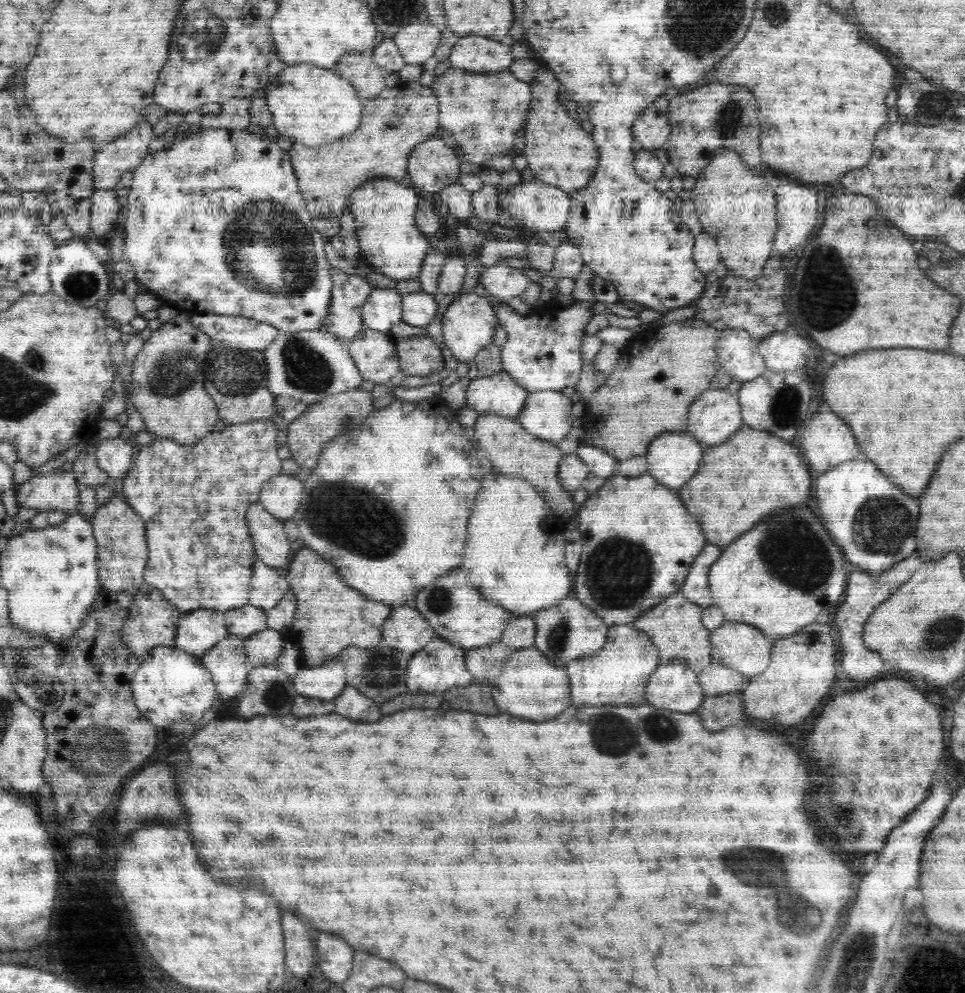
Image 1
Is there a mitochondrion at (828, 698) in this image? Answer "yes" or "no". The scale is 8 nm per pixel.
no

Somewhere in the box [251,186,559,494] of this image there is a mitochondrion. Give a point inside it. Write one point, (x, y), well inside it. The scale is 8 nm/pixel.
(303, 368)

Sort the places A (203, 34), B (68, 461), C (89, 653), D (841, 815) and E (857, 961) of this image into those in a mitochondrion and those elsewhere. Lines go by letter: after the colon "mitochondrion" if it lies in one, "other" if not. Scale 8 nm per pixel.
A: mitochondrion
B: other
C: other
D: mitochondrion
E: mitochondrion

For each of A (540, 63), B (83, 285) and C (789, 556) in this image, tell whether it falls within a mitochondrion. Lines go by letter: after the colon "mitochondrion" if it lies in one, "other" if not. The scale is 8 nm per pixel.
A: other
B: mitochondrion
C: mitochondrion

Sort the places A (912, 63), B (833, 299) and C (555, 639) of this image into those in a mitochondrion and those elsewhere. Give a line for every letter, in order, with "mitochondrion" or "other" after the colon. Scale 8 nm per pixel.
A: other
B: mitochondrion
C: mitochondrion

